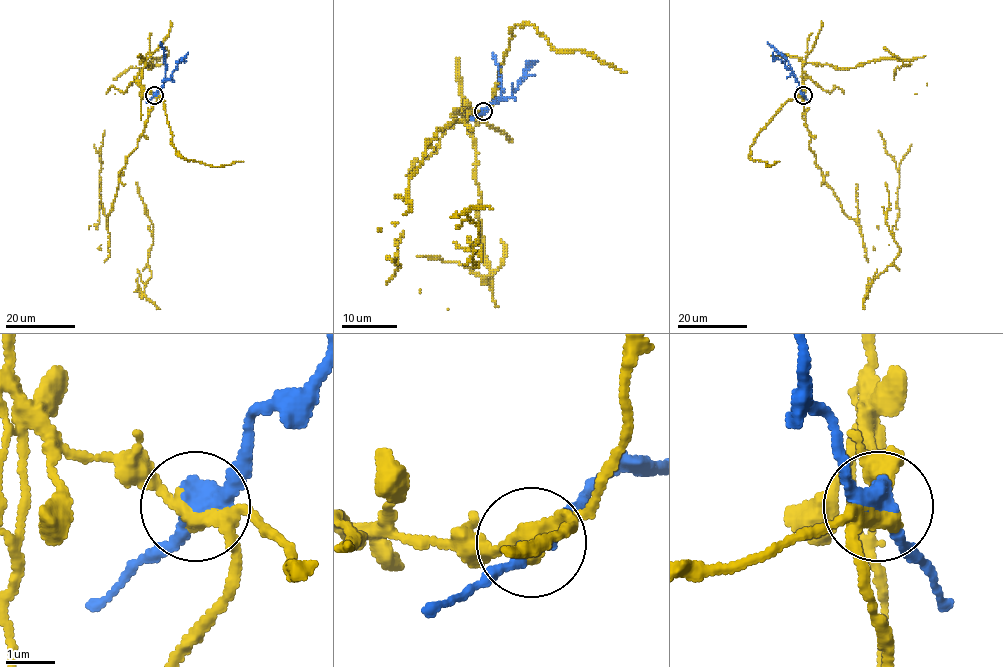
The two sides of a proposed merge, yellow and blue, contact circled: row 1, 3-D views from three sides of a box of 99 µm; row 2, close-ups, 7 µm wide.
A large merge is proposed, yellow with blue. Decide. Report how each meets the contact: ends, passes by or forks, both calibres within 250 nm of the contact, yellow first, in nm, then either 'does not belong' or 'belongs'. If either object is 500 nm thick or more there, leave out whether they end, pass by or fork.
yellow forks there; blue passes by; 320 nm thick on the yellow side, 400 nm on the other; does not belong

